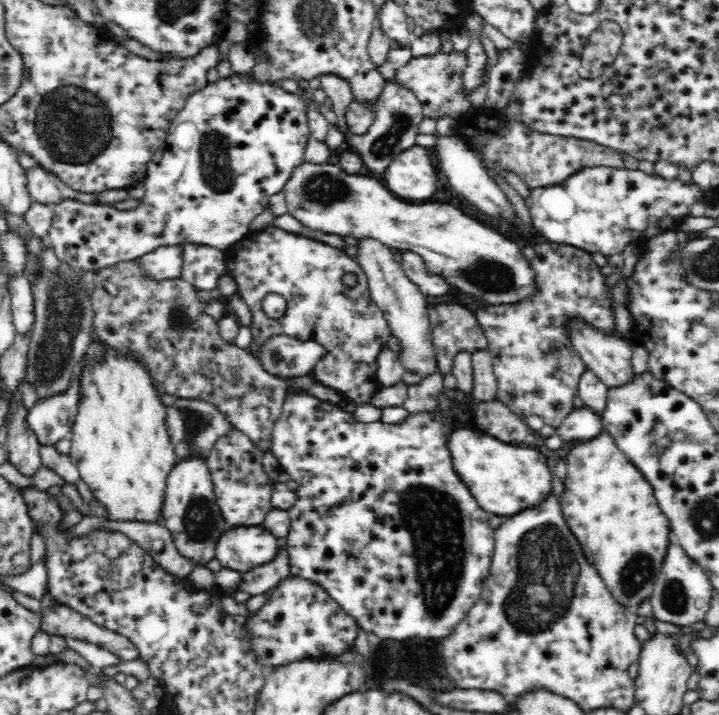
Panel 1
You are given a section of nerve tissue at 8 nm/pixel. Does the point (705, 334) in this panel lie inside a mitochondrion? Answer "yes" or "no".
no

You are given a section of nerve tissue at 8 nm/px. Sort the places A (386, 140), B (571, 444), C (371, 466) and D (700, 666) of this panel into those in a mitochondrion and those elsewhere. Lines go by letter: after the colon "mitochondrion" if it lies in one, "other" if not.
A: mitochondrion
B: other
C: other
D: other

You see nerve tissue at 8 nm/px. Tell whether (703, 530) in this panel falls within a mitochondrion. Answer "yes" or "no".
yes

